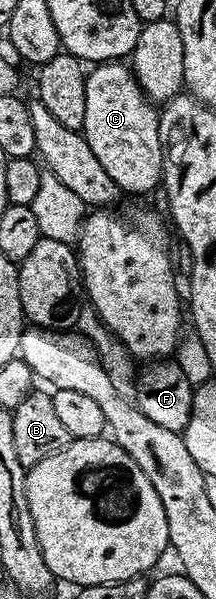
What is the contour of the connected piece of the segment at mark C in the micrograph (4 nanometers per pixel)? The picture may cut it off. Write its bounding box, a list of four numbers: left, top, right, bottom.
[82,62,166,193]

